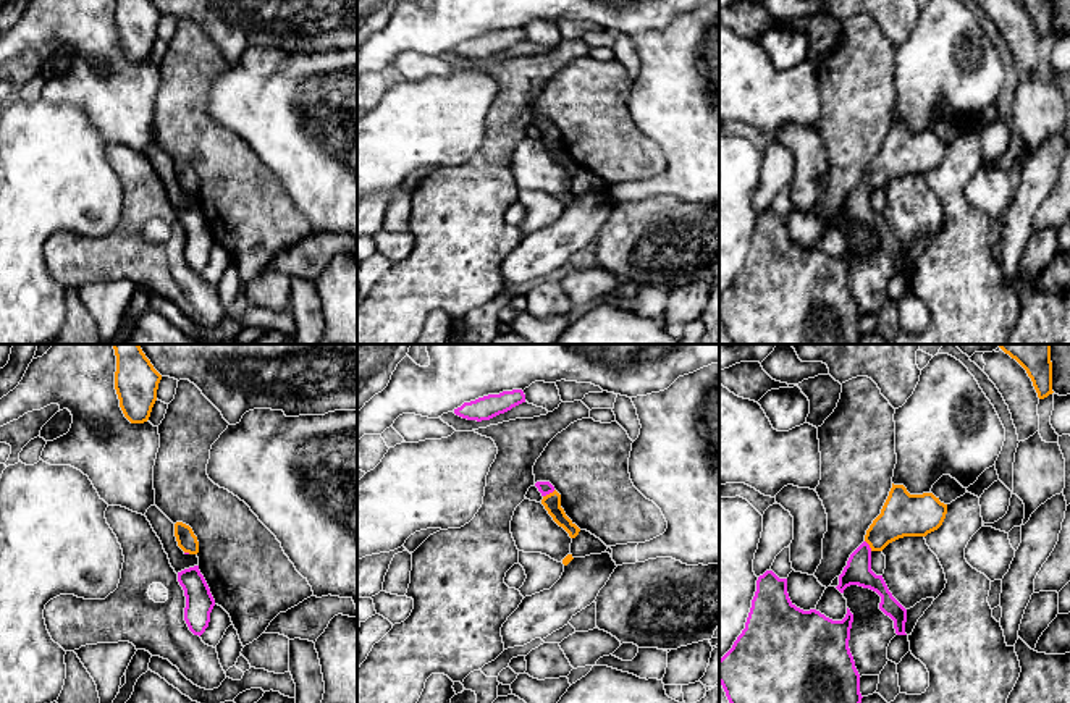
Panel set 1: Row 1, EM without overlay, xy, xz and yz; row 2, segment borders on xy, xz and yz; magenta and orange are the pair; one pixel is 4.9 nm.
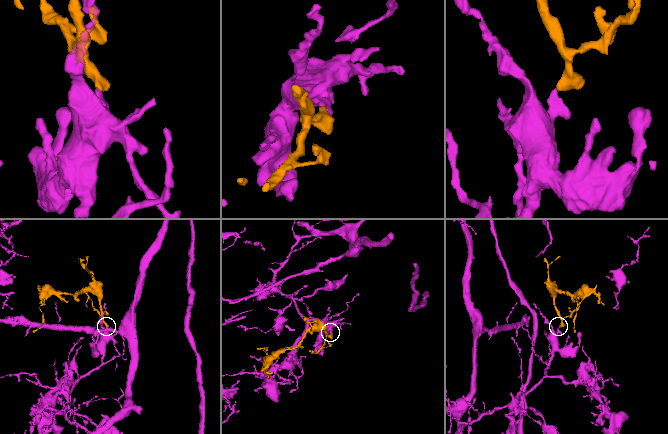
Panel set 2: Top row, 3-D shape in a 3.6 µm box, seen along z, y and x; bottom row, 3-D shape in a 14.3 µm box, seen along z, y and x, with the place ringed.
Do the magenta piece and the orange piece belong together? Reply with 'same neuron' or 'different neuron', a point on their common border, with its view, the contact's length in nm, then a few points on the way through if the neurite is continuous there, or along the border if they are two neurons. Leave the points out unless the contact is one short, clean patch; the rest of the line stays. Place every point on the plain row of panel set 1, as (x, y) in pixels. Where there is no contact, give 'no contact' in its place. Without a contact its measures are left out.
same neuron; meets magenta in xz at (548, 131); contact 70 nm long; runs through xz (545, 126), (548, 131), (551, 139)

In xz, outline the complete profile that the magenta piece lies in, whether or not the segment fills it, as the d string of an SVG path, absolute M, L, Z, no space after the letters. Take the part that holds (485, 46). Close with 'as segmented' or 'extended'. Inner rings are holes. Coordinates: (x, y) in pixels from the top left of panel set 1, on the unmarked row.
M512 27L464 40L461 45L454 47L454 52L467 58L482 60L504 52L522 40L525 40L524 29Z | as segmented

